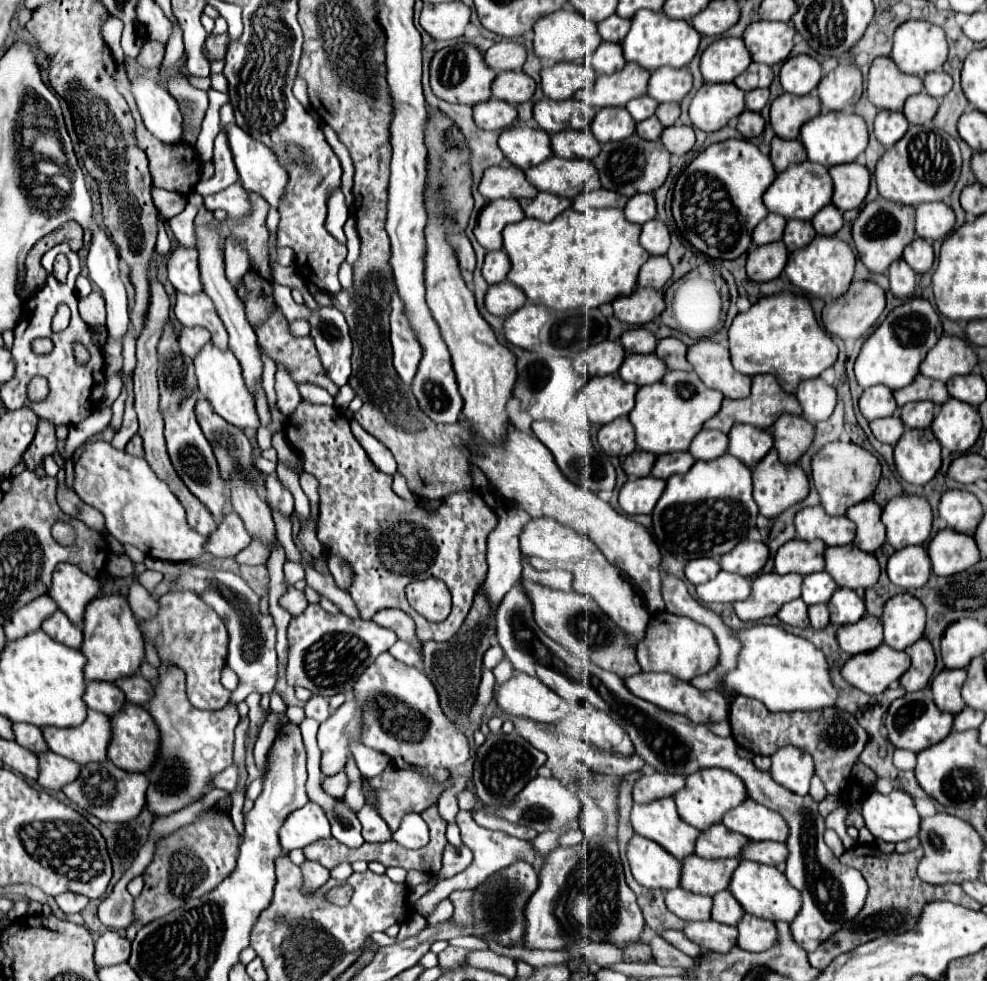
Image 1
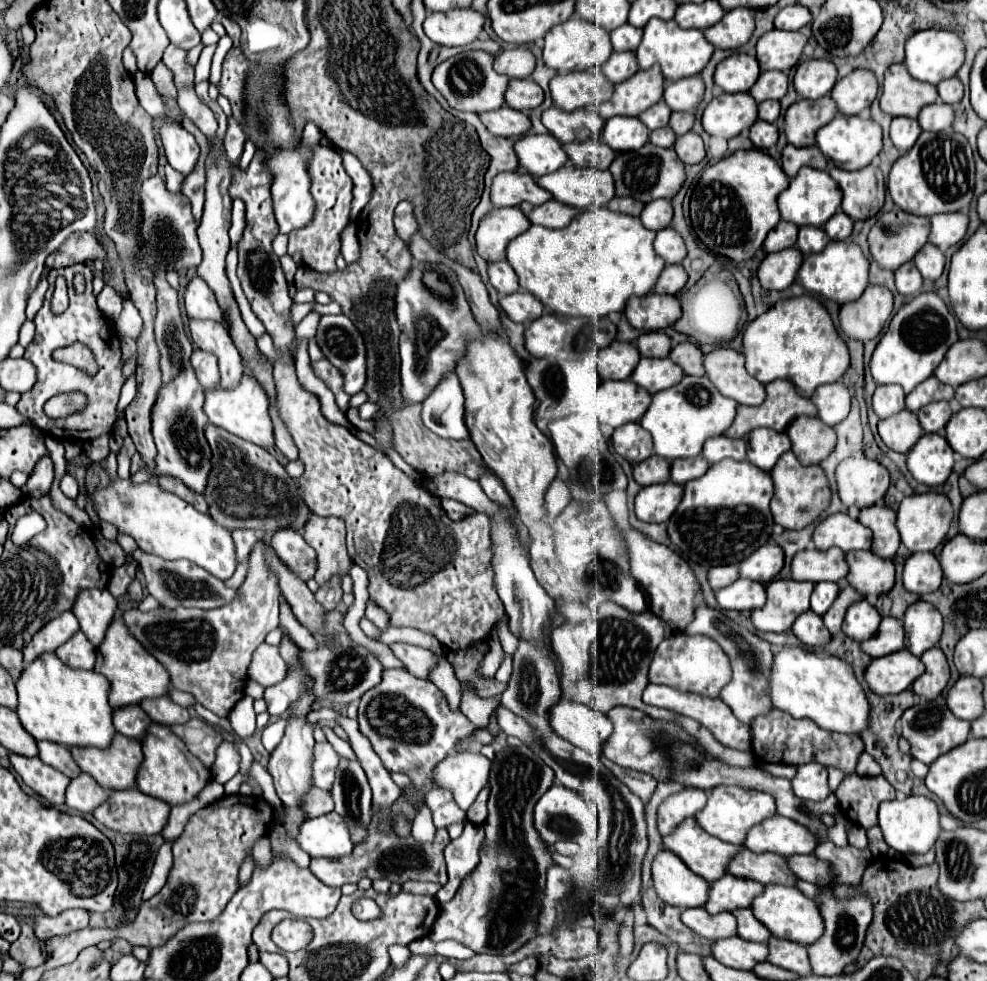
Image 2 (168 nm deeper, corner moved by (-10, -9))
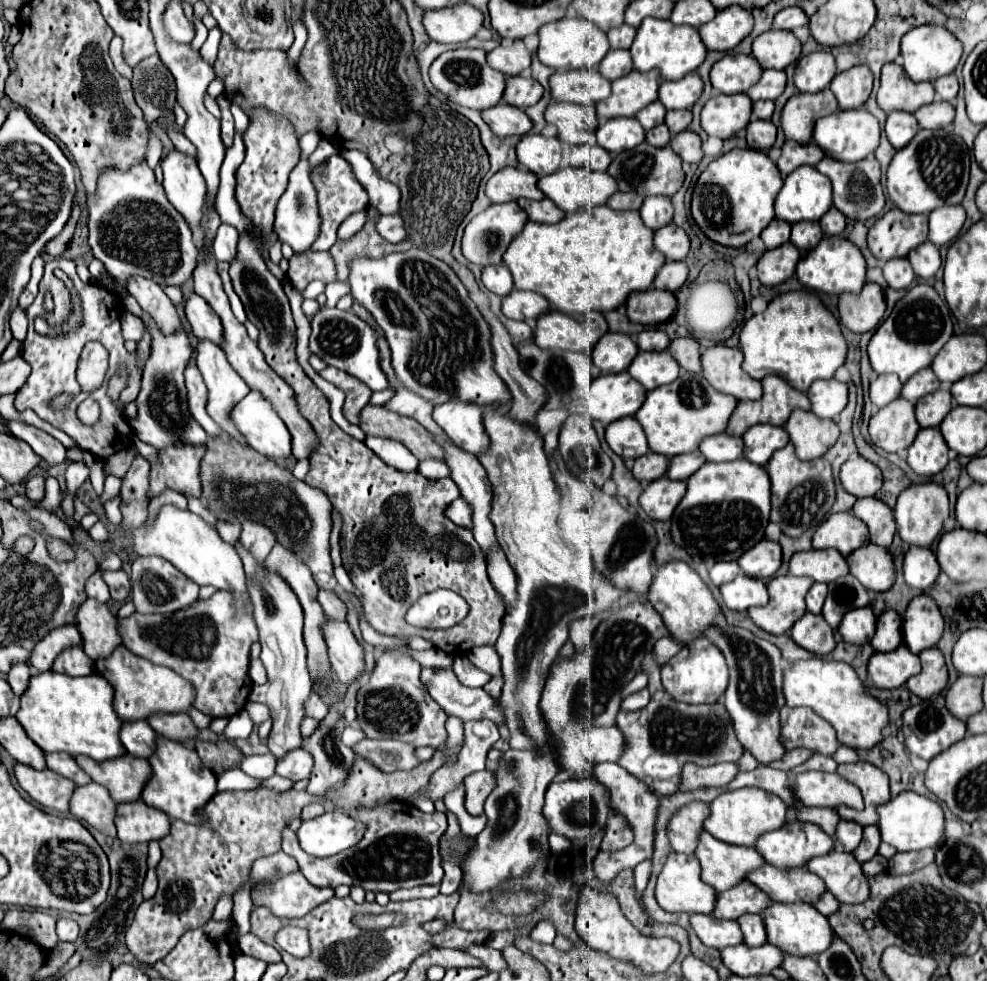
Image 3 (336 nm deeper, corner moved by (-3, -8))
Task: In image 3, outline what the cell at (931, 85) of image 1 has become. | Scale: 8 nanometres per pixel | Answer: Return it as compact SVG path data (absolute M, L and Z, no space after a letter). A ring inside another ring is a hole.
M946 75L934 81L934 89L936 89L936 99L942 101L952 101L958 95L958 79L956 75Z

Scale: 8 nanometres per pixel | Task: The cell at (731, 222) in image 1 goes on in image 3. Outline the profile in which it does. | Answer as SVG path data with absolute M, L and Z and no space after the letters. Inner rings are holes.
M732 149L714 159L700 175L694 197L692 217L700 229L716 243L744 247L774 219L774 199L784 179L766 153L754 149Z

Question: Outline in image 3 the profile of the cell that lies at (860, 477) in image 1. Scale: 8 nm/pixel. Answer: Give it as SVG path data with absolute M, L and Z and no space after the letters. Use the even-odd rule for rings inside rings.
M856 457L842 465L840 481L854 497L874 497L882 487L882 473L868 459Z

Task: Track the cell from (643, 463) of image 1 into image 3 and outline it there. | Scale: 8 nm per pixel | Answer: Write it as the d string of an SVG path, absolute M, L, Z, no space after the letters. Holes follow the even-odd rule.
M648 451L646 455L636 459L636 463L632 467L632 473L640 483L650 483L650 481L656 481L656 479L666 475L668 463L670 463L670 459L666 455Z

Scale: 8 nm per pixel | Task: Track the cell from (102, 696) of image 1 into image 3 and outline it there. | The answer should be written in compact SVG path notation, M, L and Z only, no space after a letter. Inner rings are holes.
M134 721L134 723L124 723L120 731L122 745L126 747L128 753L134 757L150 759L150 755L156 749L156 731L148 725L148 721Z

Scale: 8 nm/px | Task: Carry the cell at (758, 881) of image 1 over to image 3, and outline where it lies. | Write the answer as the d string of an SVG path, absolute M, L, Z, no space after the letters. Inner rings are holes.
M772 903L764 913L762 919L766 923L766 931L768 931L768 941L776 947L780 947L784 953L790 955L800 955L800 957L816 957L818 953L824 953L830 945L832 939L836 937L834 929L830 927L828 919L818 913L812 905L804 905L804 903L796 903L796 905L780 905L780 903Z

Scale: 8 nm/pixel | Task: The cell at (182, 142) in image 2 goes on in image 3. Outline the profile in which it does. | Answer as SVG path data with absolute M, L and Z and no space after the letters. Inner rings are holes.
M172 149L162 161L164 193L176 211L186 219L190 229L198 227L204 217L206 183L194 159Z

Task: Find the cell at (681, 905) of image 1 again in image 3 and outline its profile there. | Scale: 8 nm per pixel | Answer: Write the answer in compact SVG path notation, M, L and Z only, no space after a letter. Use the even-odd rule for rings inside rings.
M692 915L690 923L706 947L724 949L744 943L744 935L736 921L716 921L712 915Z

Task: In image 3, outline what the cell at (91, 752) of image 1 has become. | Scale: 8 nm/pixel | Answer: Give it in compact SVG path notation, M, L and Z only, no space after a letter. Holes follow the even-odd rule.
M132 755L116 757L116 761L104 763L88 757L76 757L76 763L92 777L94 783L104 785L116 803L138 801L144 785L152 777L150 763Z

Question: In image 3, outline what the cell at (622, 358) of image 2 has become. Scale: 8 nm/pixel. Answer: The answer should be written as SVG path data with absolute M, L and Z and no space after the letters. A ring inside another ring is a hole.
M608 331L596 343L592 351L592 359L602 373L620 373L628 369L636 353L638 353L638 345L632 341L630 335Z

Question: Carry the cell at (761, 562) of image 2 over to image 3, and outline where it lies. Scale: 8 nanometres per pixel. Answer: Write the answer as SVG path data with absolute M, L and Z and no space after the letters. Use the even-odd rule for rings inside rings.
M762 539L752 549L748 549L748 553L738 559L738 563L748 577L768 581L782 565L782 547L778 541Z

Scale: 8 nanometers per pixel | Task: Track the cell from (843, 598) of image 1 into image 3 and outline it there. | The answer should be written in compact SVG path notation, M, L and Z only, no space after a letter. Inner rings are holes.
M870 607L852 609L844 615L838 631L846 643L854 643L854 645L870 643L876 631L876 617Z

